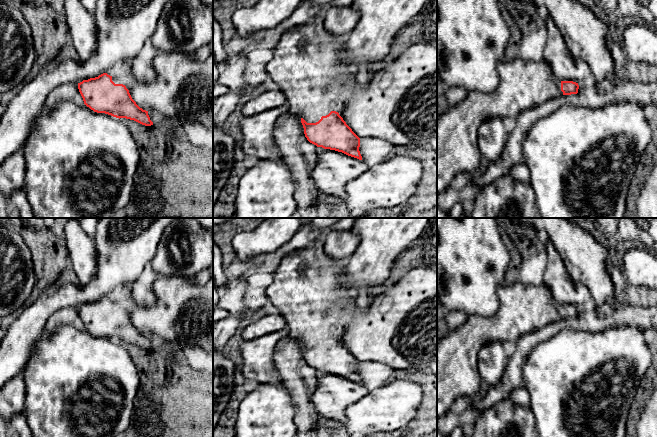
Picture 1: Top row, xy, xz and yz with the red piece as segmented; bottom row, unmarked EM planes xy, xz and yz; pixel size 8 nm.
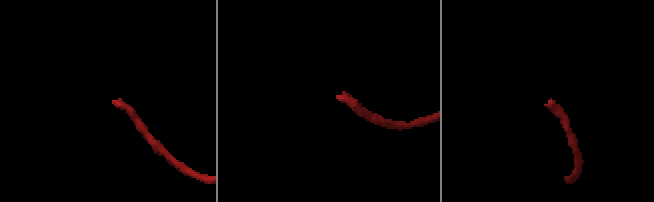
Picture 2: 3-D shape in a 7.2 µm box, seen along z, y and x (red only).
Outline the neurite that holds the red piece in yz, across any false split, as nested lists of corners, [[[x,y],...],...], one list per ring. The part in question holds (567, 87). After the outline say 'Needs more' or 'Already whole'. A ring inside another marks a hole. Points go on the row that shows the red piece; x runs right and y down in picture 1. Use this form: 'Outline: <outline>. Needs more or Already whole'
Outline: [[[520,58],[501,61],[497,65],[497,72],[499,83],[496,89],[489,93],[468,91],[462,101],[437,117],[437,193],[450,188],[453,178],[458,173],[477,173],[482,157],[477,133],[485,120],[494,117],[518,117],[525,110],[558,98],[562,94],[577,94],[579,89],[576,82],[560,81],[544,59],[539,62],[525,62]]]. Needs more

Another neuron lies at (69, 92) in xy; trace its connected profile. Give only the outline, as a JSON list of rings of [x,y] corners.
[[[77,83],[62,84],[52,90],[45,101],[46,111],[51,113],[56,105],[63,102],[72,102],[77,105],[84,104]]]

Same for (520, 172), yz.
[[[525,164],[513,166],[510,170],[509,175],[520,182],[528,184],[530,183],[530,171]]]

